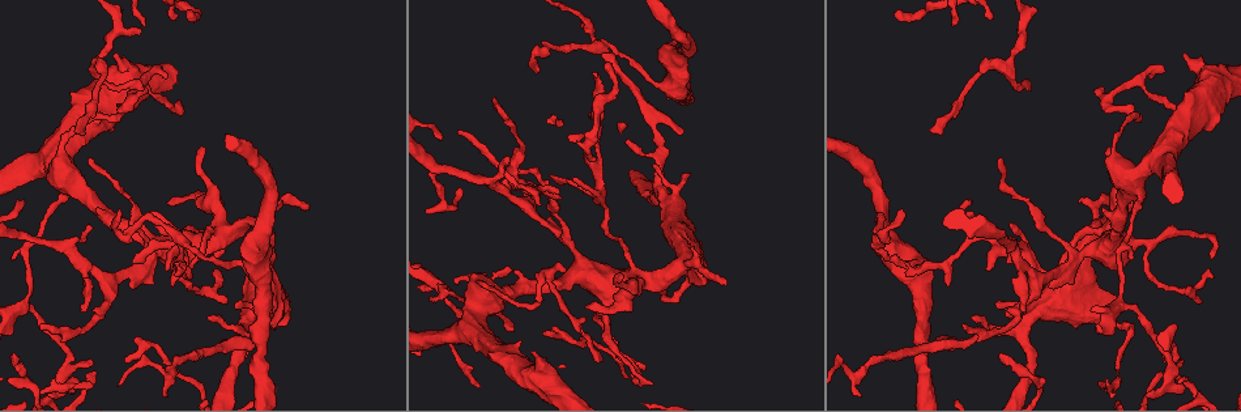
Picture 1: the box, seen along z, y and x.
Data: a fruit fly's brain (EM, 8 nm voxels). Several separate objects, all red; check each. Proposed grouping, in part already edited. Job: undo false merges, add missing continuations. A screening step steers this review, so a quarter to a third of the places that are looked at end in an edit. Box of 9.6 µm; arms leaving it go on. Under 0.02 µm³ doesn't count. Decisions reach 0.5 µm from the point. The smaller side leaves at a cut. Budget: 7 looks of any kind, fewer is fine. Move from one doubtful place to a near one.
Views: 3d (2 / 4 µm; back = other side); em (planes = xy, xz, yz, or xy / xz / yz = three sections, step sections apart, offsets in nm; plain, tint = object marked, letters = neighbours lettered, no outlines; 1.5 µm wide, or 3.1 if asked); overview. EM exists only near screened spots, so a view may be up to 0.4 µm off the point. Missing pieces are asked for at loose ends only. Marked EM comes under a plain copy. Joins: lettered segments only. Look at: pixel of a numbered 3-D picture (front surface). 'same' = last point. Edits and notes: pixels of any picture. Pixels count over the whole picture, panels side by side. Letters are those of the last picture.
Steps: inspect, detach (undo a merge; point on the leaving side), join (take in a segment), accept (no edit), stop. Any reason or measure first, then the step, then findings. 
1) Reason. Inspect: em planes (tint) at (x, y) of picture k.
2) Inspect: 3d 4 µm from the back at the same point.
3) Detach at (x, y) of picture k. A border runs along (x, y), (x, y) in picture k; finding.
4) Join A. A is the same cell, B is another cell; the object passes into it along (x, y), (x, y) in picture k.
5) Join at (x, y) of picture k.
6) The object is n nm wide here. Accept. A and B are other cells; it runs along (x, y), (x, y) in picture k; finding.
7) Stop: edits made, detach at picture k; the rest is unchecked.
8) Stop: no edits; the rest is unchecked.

Calibre changes. Inspect: 3d 4 µm at (1016, 314) of picture 1.

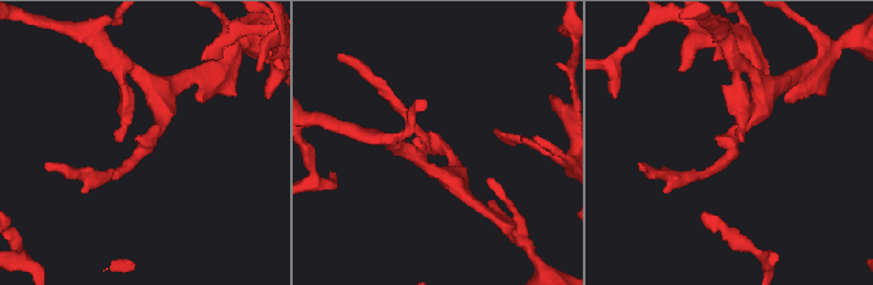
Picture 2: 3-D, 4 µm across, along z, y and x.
Inspect: em planes (letters) at (728, 146) of picture 2.

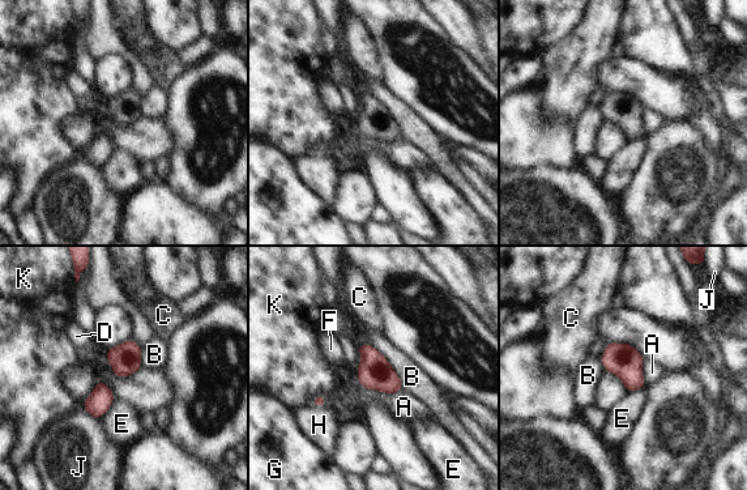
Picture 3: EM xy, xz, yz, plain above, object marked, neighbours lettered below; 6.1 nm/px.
Accept. A, B, C, D, E, F, G, H, J and K are other cells; a border runs along (367, 341), (389, 363), (402, 390) in picture 3; continuous, no second neuron.

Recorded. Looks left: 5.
Sharp bend. Inspect: em planes (letters) at (851, 377) of picture 1.

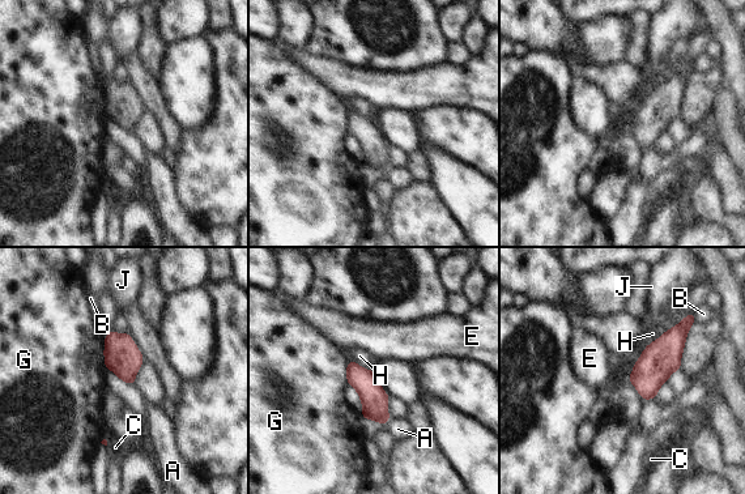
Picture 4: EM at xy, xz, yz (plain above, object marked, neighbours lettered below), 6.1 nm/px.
Accept. A, B, C, E, G, H and J are other cells; all the same neuron.

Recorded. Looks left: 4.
Thin end. Inspect: em planes (letters) at (91, 159) of picture 1.

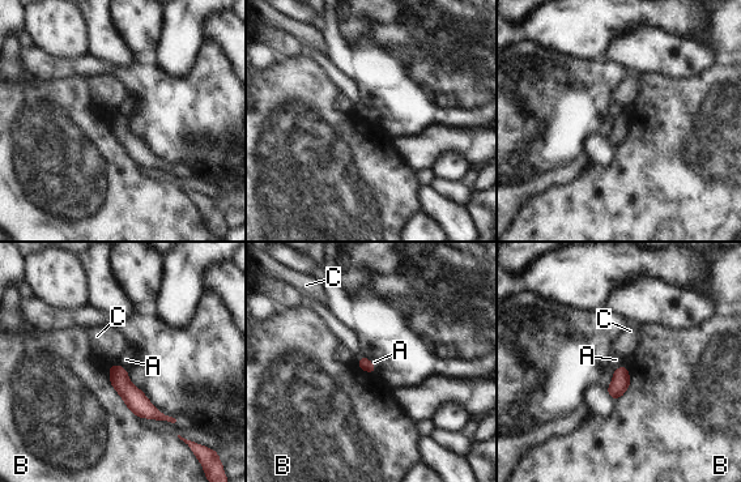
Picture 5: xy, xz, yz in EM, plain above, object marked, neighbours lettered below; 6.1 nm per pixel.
The longest contact is with B, 380 nm. Accept. A, B and C are other cells; a border runs along (119, 363), (127, 370) in picture 5; no lettered segment goes on from it.

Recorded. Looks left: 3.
Stop: no edits; the rest is unchecked.

